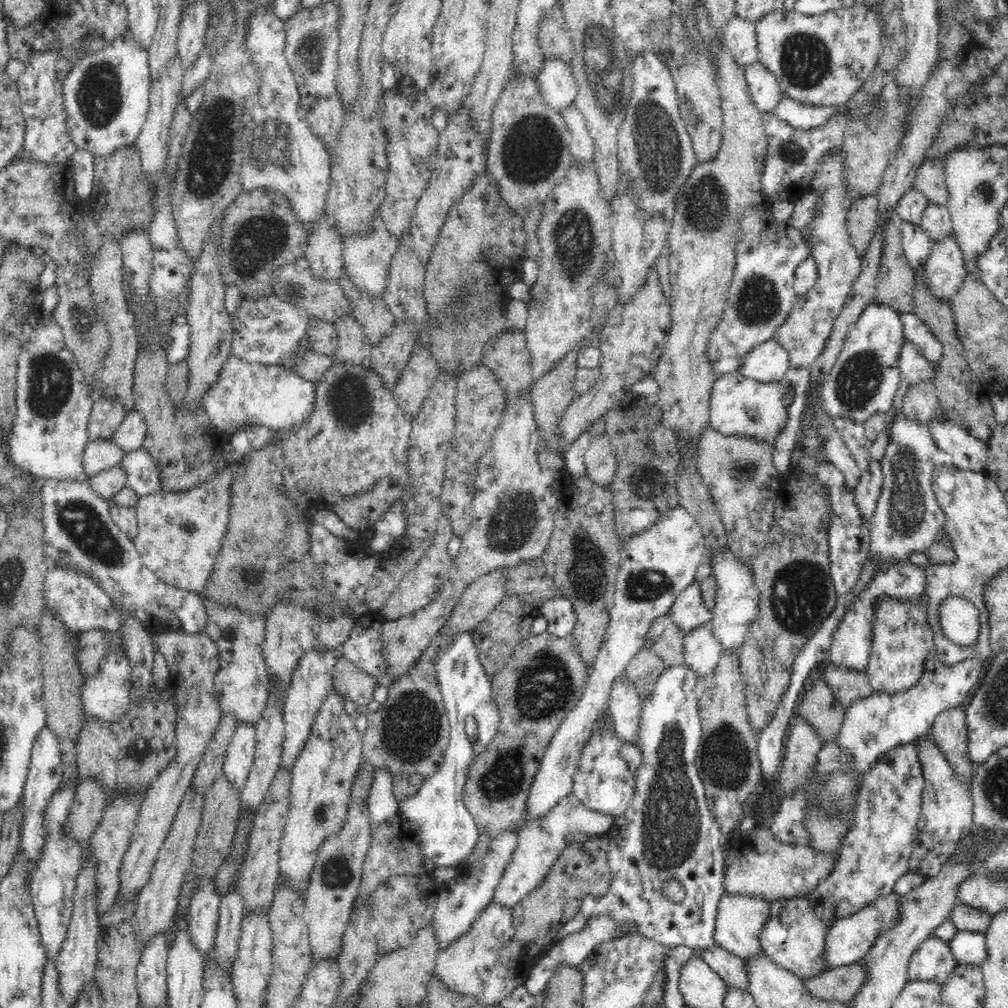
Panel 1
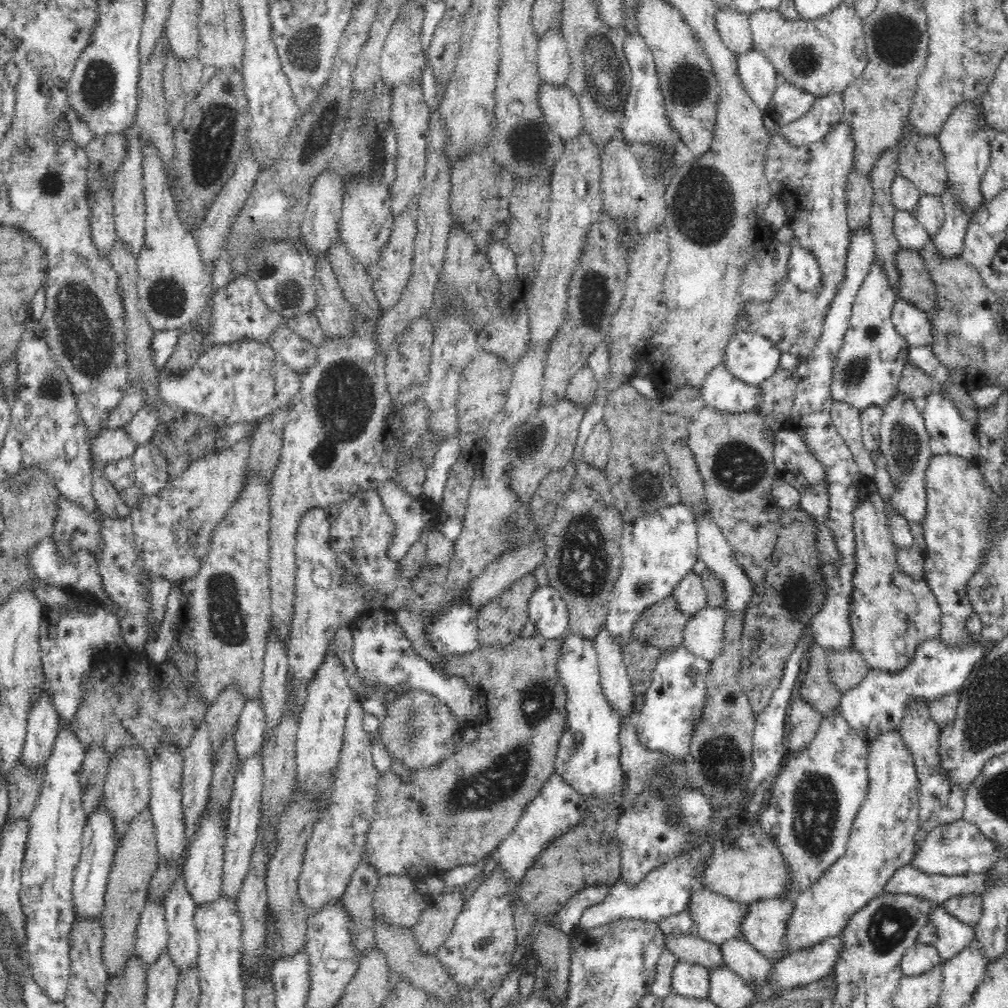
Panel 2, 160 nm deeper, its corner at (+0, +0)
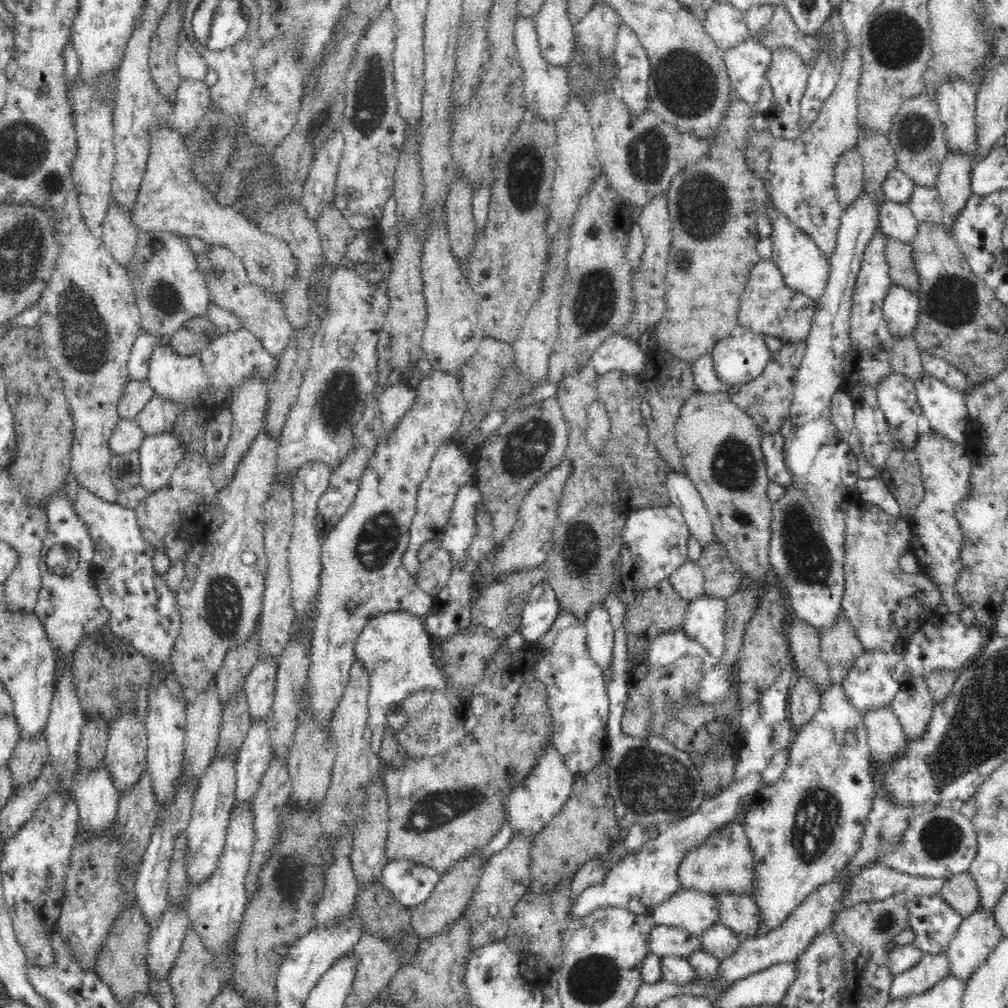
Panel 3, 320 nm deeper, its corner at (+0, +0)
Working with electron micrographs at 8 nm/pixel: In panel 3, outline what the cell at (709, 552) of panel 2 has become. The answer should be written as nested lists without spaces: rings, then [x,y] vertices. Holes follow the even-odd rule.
[[[668,468],[665,485],[671,504],[681,510],[691,536],[700,543],[700,546],[704,548],[712,541],[716,541],[708,510],[688,475]]]

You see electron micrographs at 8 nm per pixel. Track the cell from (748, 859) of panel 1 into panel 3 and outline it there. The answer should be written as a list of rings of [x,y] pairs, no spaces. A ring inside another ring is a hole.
[[[734,820],[723,825],[722,828],[716,829],[711,835],[708,835],[698,848],[686,852],[684,860],[678,866],[677,873],[684,889],[712,894],[728,891],[750,895],[753,889],[753,876],[756,872],[754,855],[752,855],[742,822]]]

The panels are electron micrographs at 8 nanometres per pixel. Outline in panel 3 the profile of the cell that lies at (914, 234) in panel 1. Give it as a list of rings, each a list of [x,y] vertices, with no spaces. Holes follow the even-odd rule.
[[[886,199],[879,208],[879,228],[888,238],[910,244],[916,240],[919,220],[905,203]]]

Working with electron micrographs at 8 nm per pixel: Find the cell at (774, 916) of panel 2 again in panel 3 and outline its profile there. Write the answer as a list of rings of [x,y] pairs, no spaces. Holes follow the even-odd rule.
[[[728,891],[712,894],[717,902],[719,922],[731,928],[739,938],[758,937],[761,922],[759,906],[746,893]]]

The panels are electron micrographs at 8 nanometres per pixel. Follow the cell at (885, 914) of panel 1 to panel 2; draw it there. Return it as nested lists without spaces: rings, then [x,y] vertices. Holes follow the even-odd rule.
[[[840,932],[824,942],[775,961],[773,971],[769,974],[769,982],[773,984],[774,991],[793,990],[823,979],[829,972],[833,972],[842,943]]]

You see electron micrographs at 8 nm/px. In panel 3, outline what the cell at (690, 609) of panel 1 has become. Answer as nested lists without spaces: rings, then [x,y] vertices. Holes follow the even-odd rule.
[[[686,559],[667,578],[680,596],[690,602],[705,594],[702,569],[692,559]]]

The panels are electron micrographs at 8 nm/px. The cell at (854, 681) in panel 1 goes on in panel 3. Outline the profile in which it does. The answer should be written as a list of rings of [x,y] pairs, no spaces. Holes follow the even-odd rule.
[[[843,608],[837,614],[833,626],[821,628],[818,633],[820,660],[826,663],[831,682],[843,684],[857,656],[865,651],[862,641],[856,637]]]

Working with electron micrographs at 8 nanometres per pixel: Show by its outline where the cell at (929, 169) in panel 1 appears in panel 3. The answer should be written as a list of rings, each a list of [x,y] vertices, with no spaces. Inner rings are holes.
[[[923,90],[918,96],[913,96],[902,103],[892,117],[892,122],[887,137],[895,148],[898,168],[902,169],[916,185],[934,187],[941,162],[949,150],[937,101],[926,95],[926,90]]]

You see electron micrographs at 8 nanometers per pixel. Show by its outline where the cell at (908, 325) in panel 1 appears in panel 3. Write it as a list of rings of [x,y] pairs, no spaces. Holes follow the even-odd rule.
[[[892,284],[884,298],[883,312],[892,336],[912,337],[920,314],[918,296],[910,289]]]

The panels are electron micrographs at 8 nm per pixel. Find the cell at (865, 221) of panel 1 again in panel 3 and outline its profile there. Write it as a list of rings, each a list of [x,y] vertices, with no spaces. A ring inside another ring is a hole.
[[[857,148],[841,154],[834,167],[834,186],[837,199],[844,209],[865,190],[863,158]]]

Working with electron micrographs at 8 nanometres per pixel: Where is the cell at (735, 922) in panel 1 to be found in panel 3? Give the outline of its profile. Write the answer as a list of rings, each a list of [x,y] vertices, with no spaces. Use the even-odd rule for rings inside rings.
[[[682,889],[657,904],[651,916],[656,925],[684,929],[700,936],[714,923],[720,923],[717,902],[712,893]]]

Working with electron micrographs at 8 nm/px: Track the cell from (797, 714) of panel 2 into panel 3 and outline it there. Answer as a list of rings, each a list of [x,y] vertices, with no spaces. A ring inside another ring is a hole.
[[[797,674],[796,684],[790,691],[790,720],[794,731],[800,732],[800,728],[810,722],[814,714],[818,712],[821,694],[812,679],[806,675]]]

